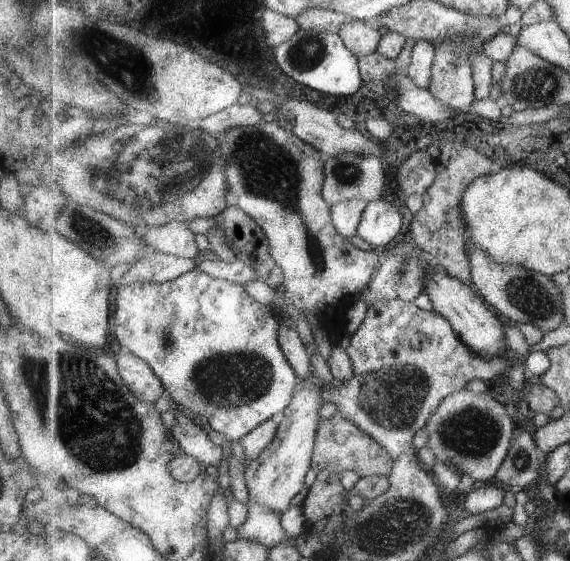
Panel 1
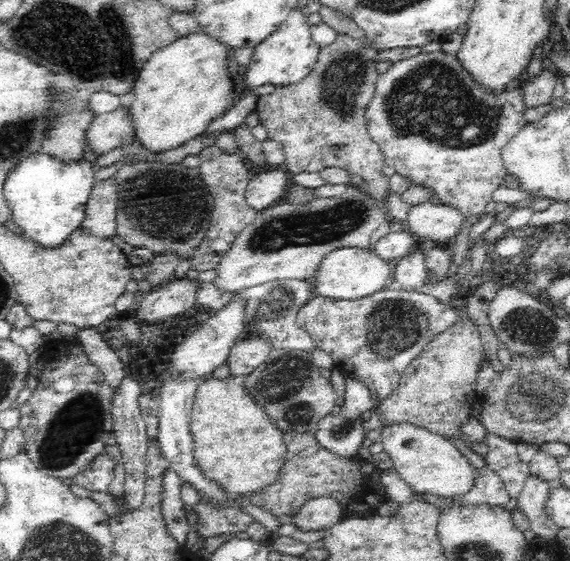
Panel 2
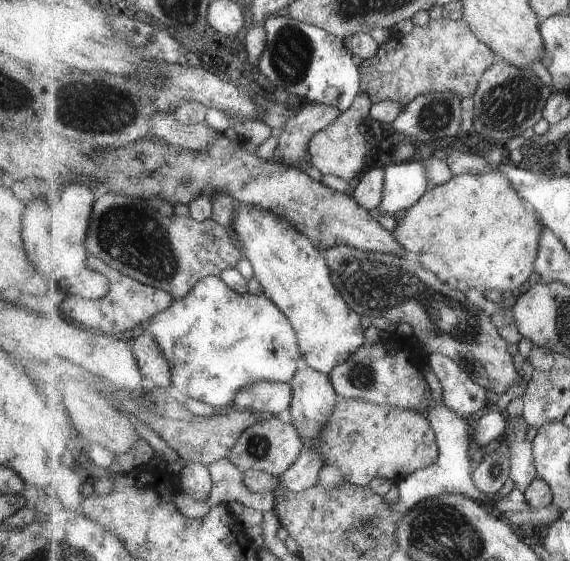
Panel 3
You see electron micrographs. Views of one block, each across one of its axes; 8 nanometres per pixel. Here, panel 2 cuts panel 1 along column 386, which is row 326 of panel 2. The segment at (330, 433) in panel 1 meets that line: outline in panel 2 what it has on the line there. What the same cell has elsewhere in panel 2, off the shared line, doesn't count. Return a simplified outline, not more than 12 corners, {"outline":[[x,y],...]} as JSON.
{"outline":[[465,306],[416,355],[384,424],[444,438],[481,399],[485,356]]}

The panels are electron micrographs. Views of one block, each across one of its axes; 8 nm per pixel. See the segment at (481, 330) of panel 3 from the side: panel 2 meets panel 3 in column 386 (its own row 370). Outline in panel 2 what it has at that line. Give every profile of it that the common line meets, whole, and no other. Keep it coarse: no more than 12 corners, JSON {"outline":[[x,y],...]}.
{"outline":[[271,347],[243,385],[282,434],[338,402],[309,352]]}

